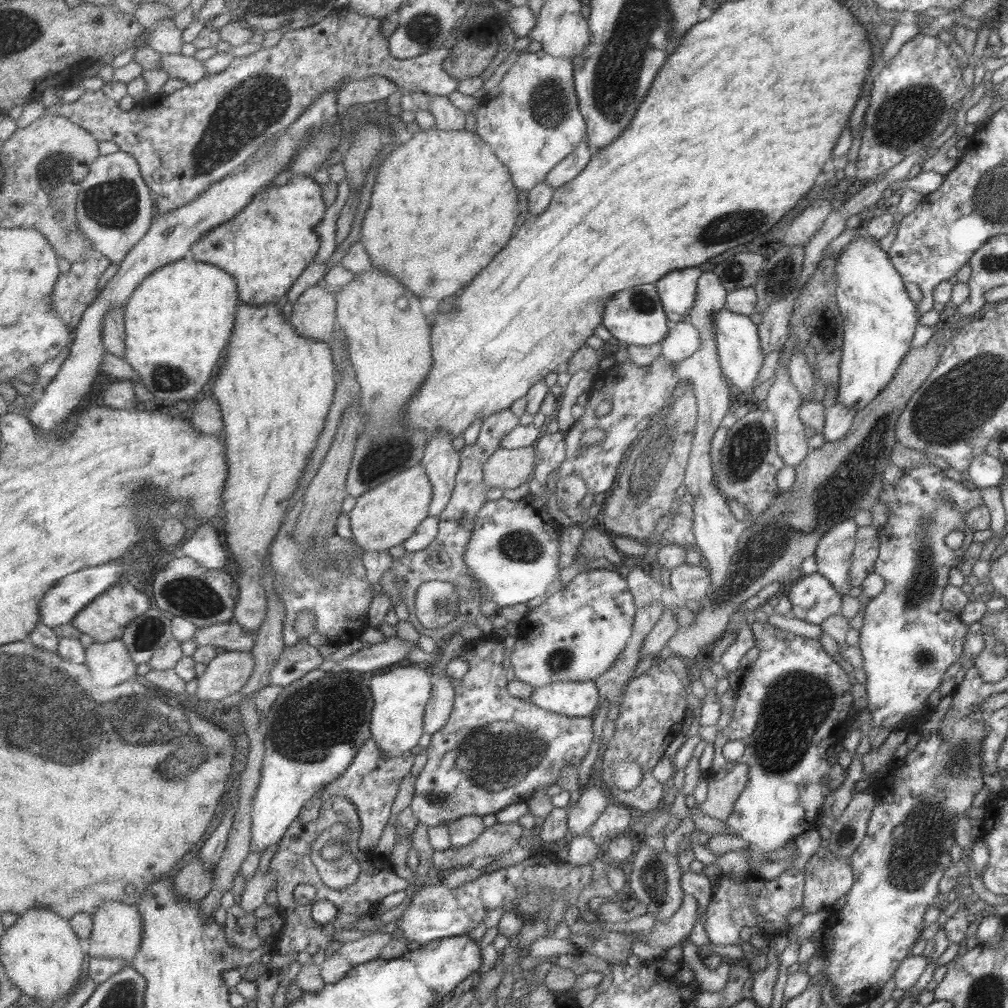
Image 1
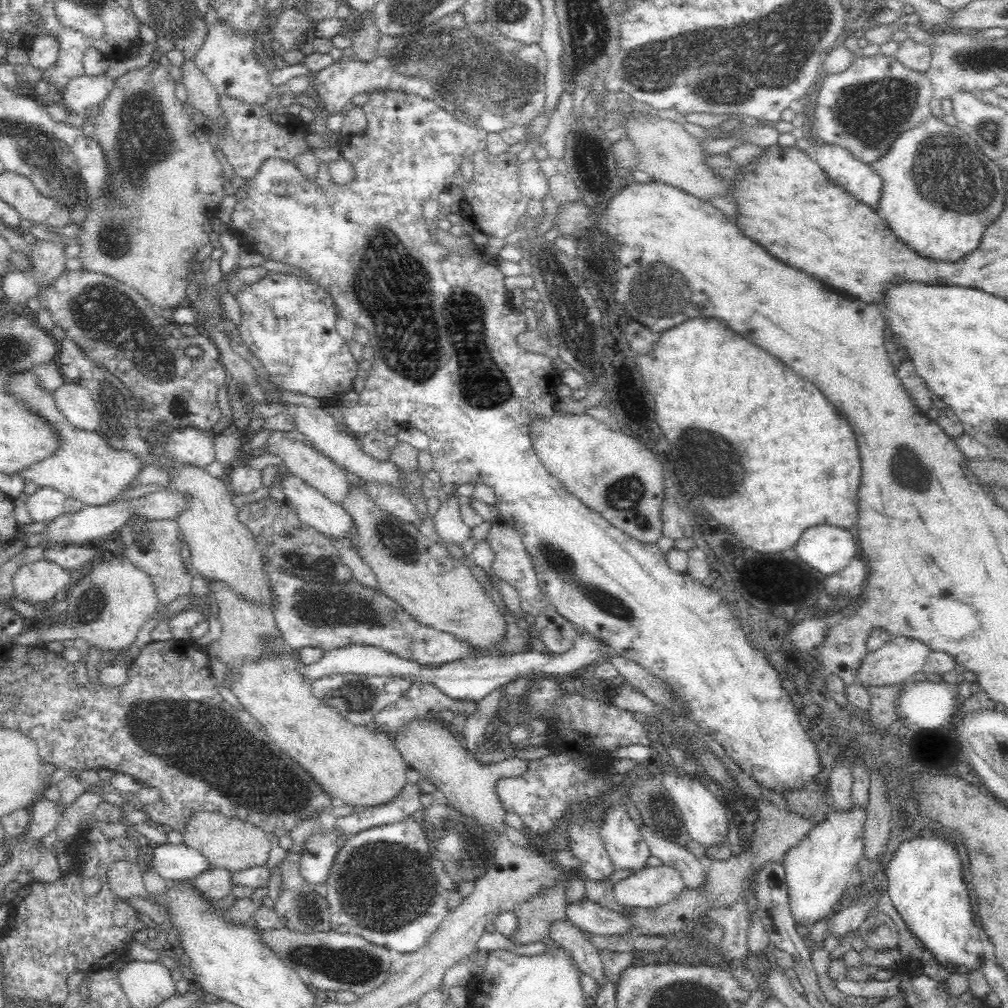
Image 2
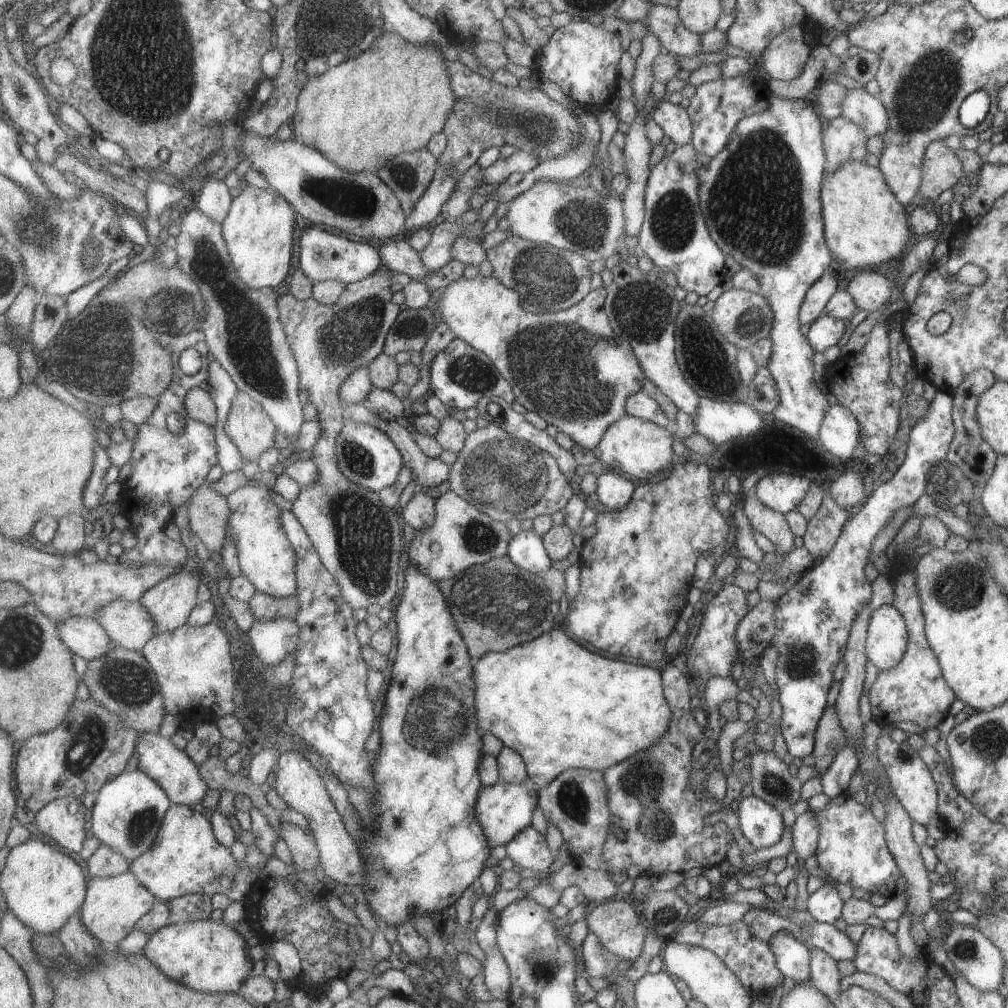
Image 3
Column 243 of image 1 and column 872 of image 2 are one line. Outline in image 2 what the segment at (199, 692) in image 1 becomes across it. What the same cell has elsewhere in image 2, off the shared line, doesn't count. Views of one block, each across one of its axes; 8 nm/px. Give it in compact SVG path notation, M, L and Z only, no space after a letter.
M893 636L879 650L868 652L860 666L857 668L855 683L865 688L878 688L878 686L900 686L911 679L913 675L924 670L923 666L930 655L931 649L922 642L910 638Z

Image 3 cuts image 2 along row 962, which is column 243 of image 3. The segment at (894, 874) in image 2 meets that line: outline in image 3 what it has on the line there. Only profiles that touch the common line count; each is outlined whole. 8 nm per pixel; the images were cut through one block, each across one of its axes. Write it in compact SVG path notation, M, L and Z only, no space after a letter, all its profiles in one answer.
M211 919L192 923L177 923L150 936L147 955L169 978L199 992L238 993L251 976L253 960L249 958L247 940L232 926Z

